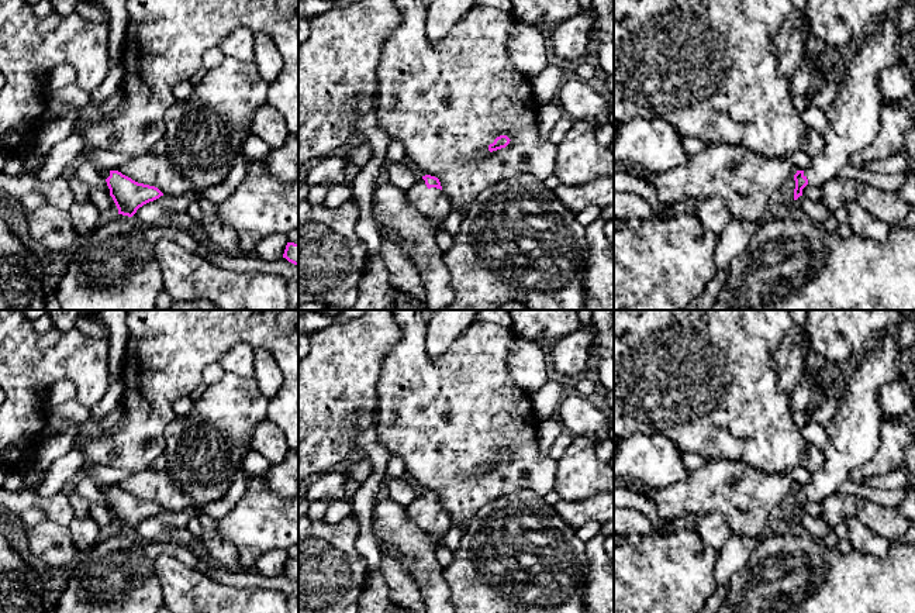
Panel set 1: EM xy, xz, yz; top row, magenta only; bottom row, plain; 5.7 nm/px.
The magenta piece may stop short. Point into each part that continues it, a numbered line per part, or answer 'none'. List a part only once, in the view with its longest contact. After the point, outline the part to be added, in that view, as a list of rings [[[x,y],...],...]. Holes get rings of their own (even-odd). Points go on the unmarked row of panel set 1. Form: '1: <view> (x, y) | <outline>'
1: xz (432, 519) | [[[422,493],[418,500],[407,507],[407,516],[411,523],[428,535],[443,537],[450,524],[446,509],[436,503],[428,504]]]

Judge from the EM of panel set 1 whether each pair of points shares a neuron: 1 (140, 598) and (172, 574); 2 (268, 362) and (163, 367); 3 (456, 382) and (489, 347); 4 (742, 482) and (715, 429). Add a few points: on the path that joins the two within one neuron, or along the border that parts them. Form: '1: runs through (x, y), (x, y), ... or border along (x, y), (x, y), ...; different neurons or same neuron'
1: border along (166, 551), (155, 562), (155, 574), (163, 598); different neurons
2: border along (254, 348), (268, 351), (280, 369); different neurons
3: runs through (465, 374), (480, 355); same neuron
4: border along (708, 458), (743, 460), (762, 471); different neurons

